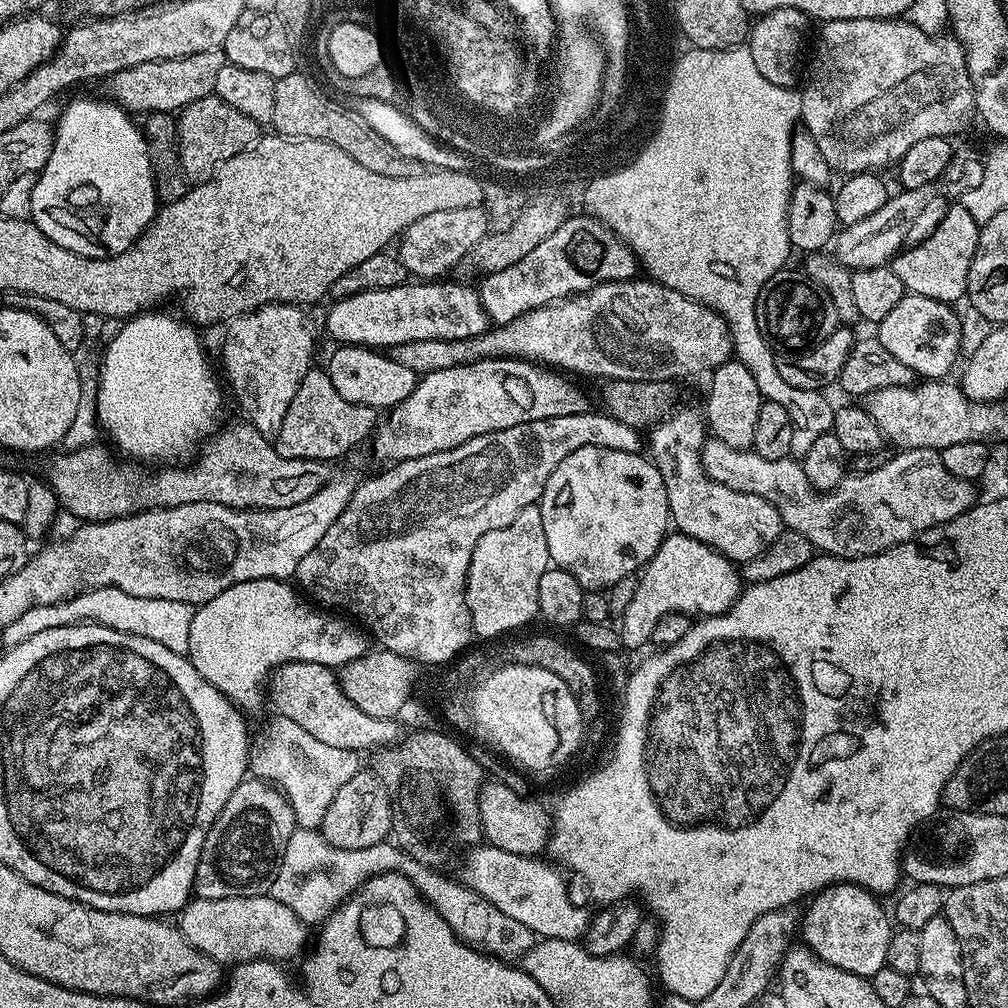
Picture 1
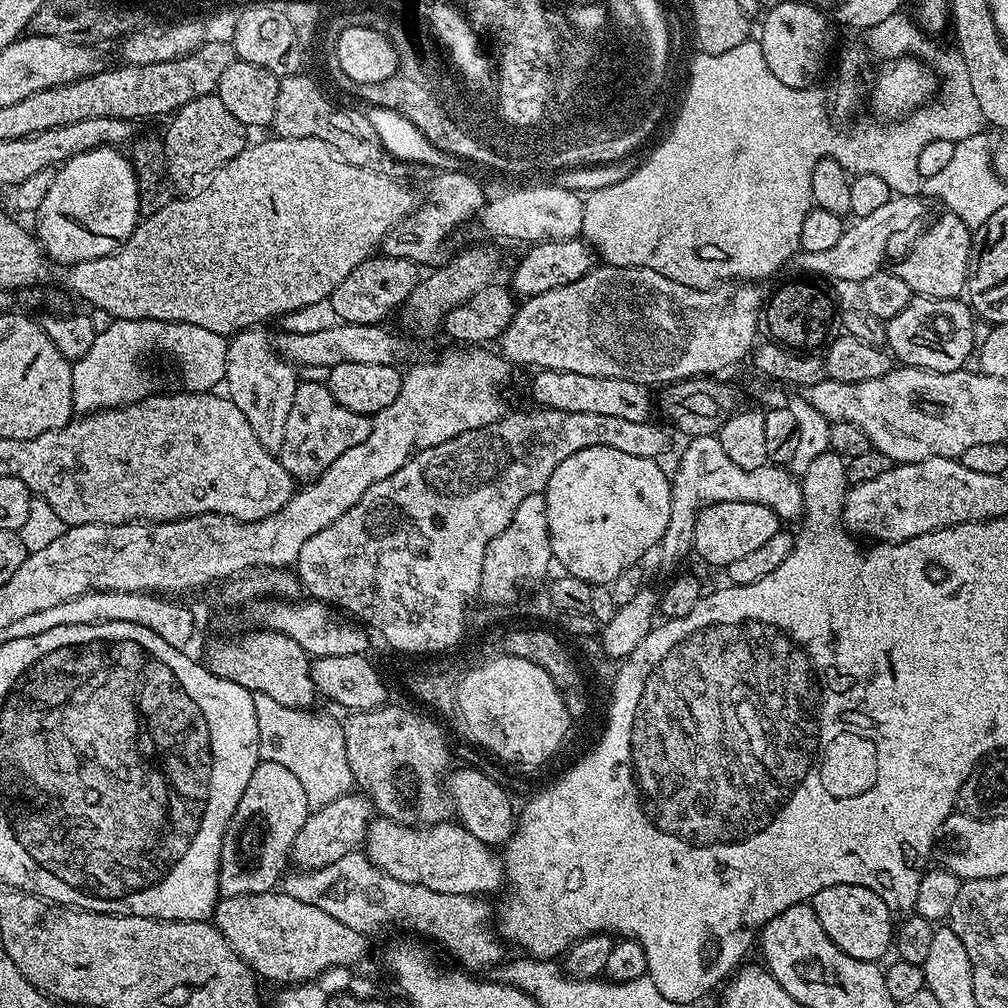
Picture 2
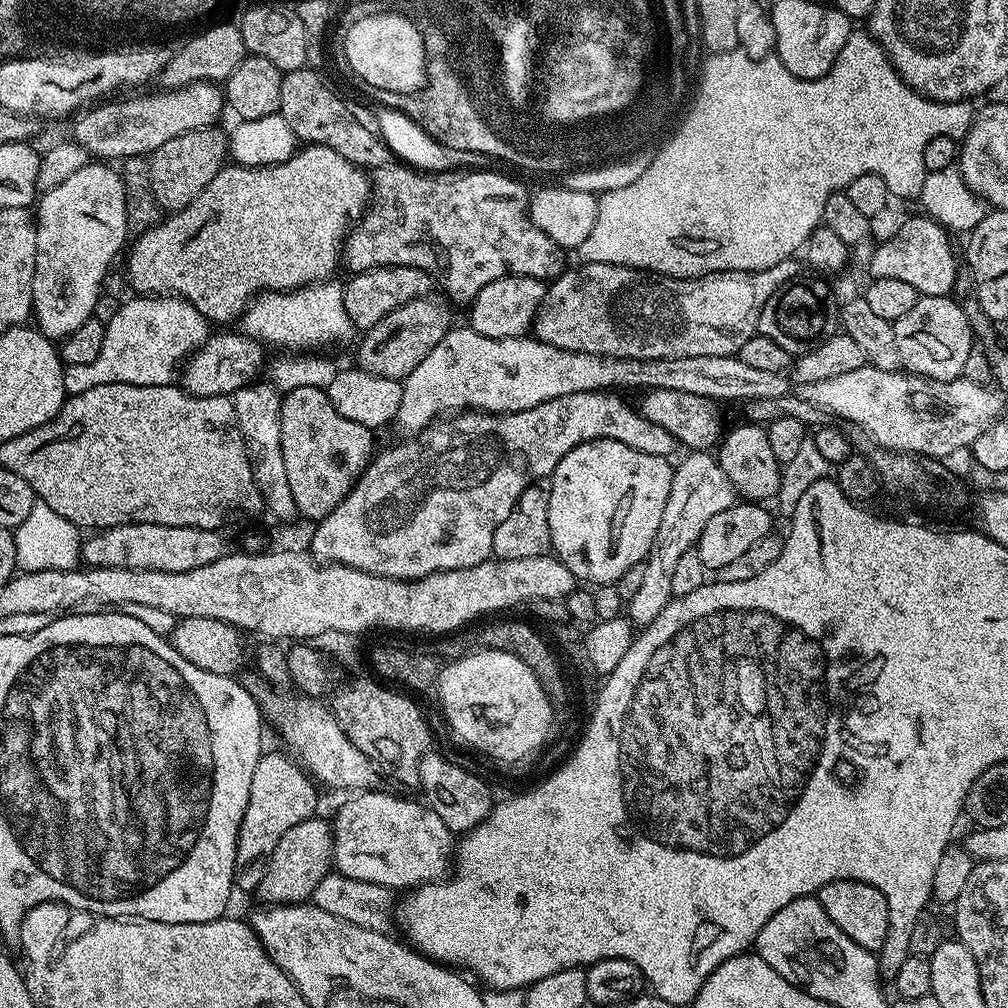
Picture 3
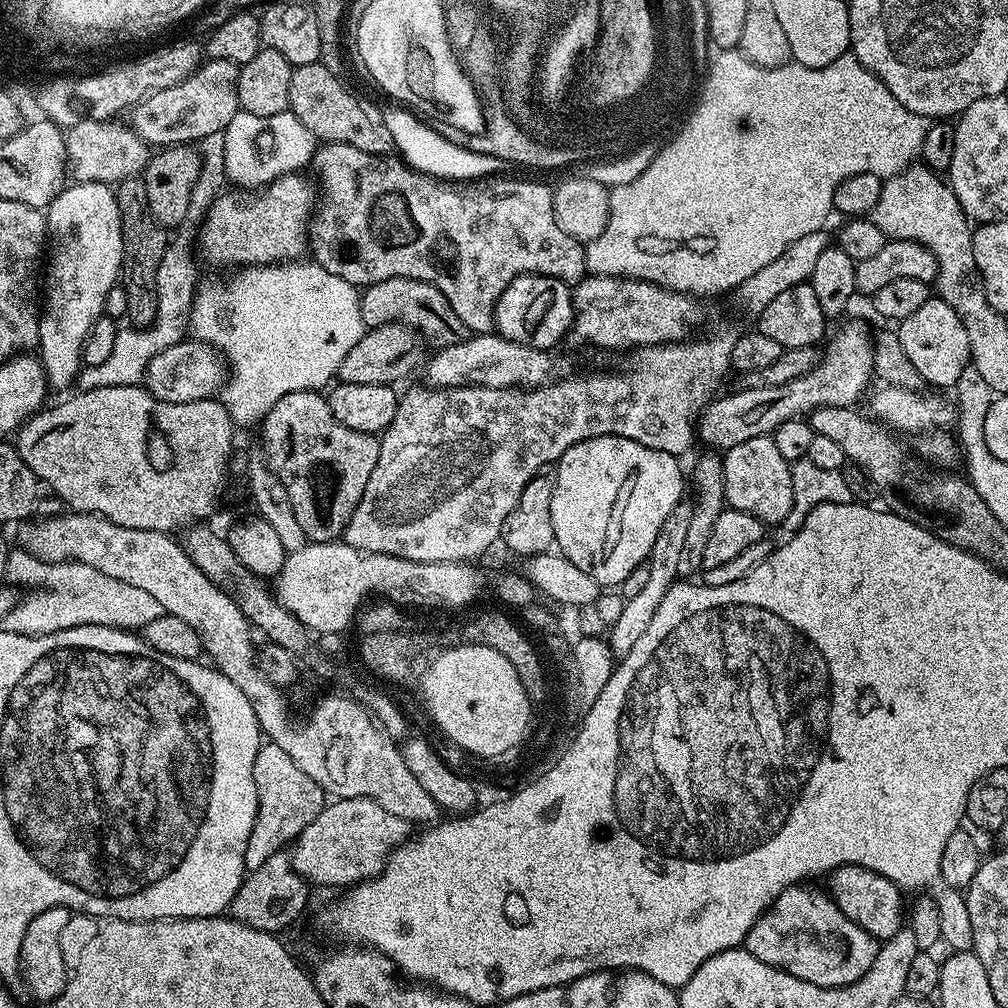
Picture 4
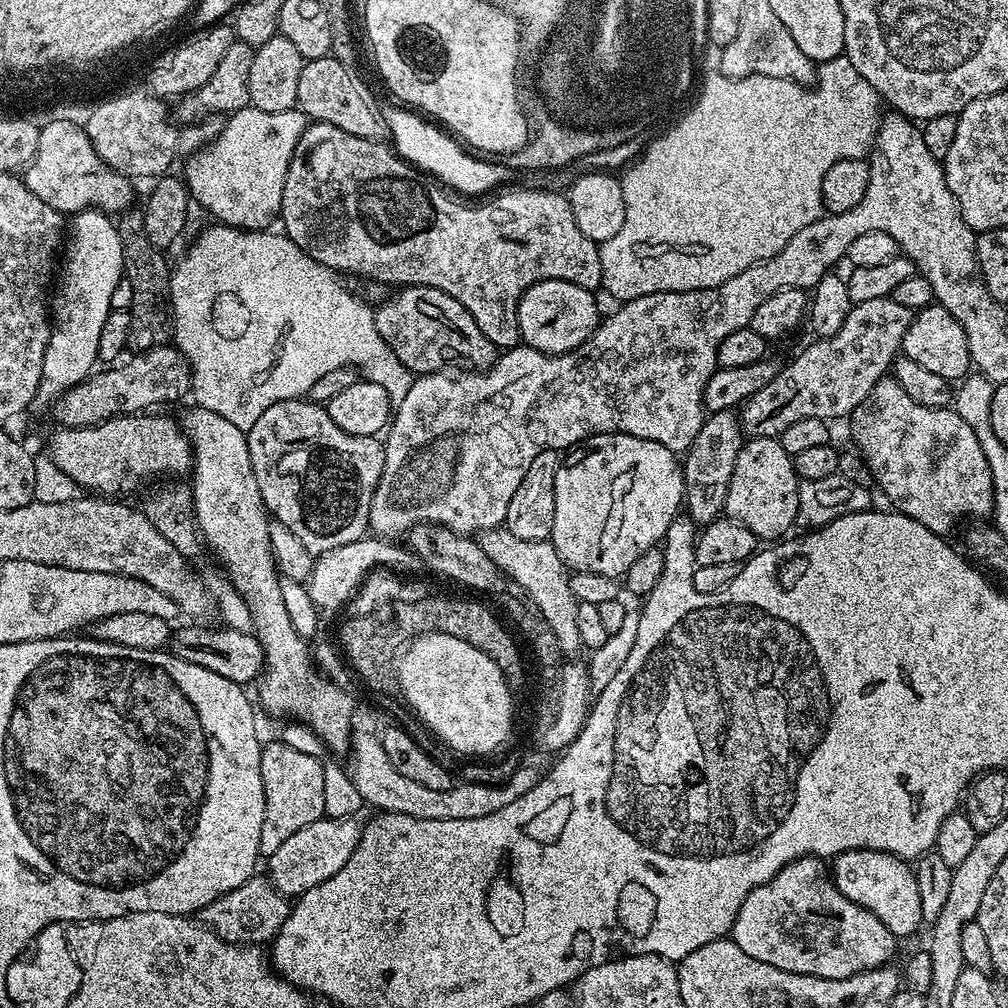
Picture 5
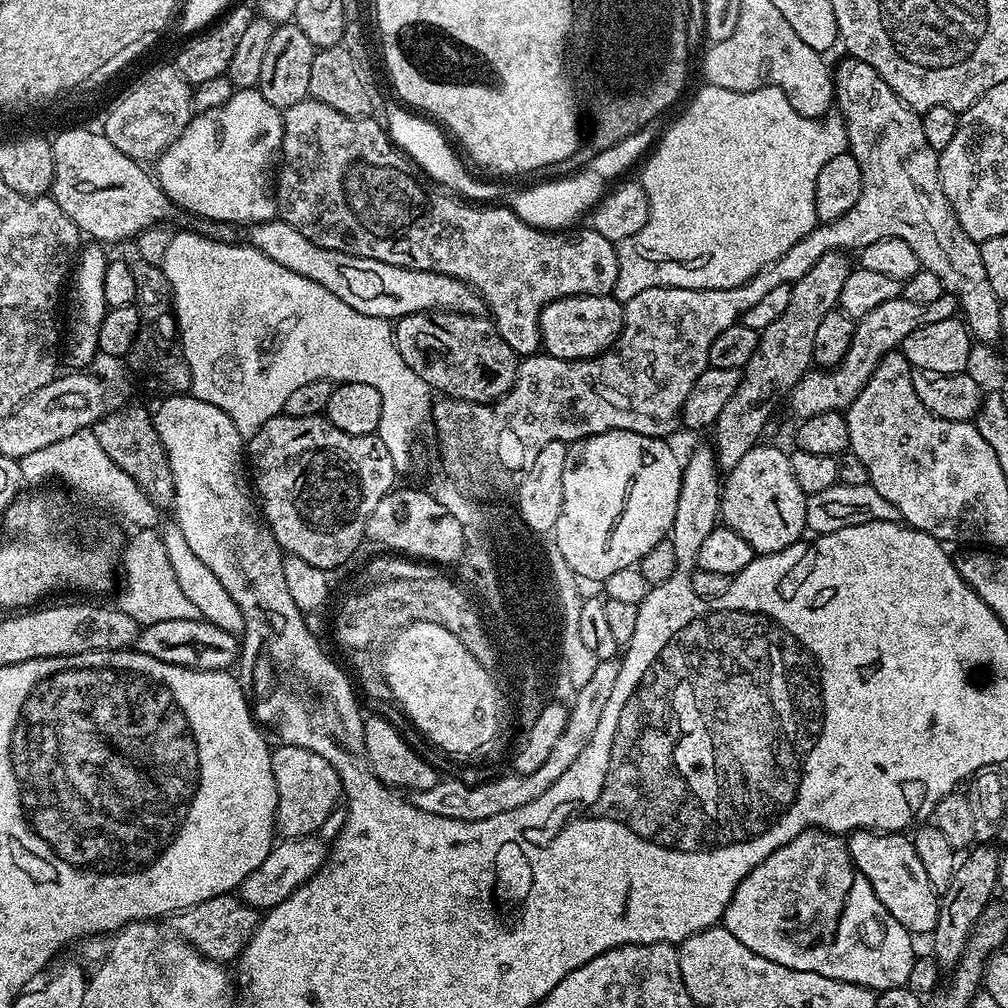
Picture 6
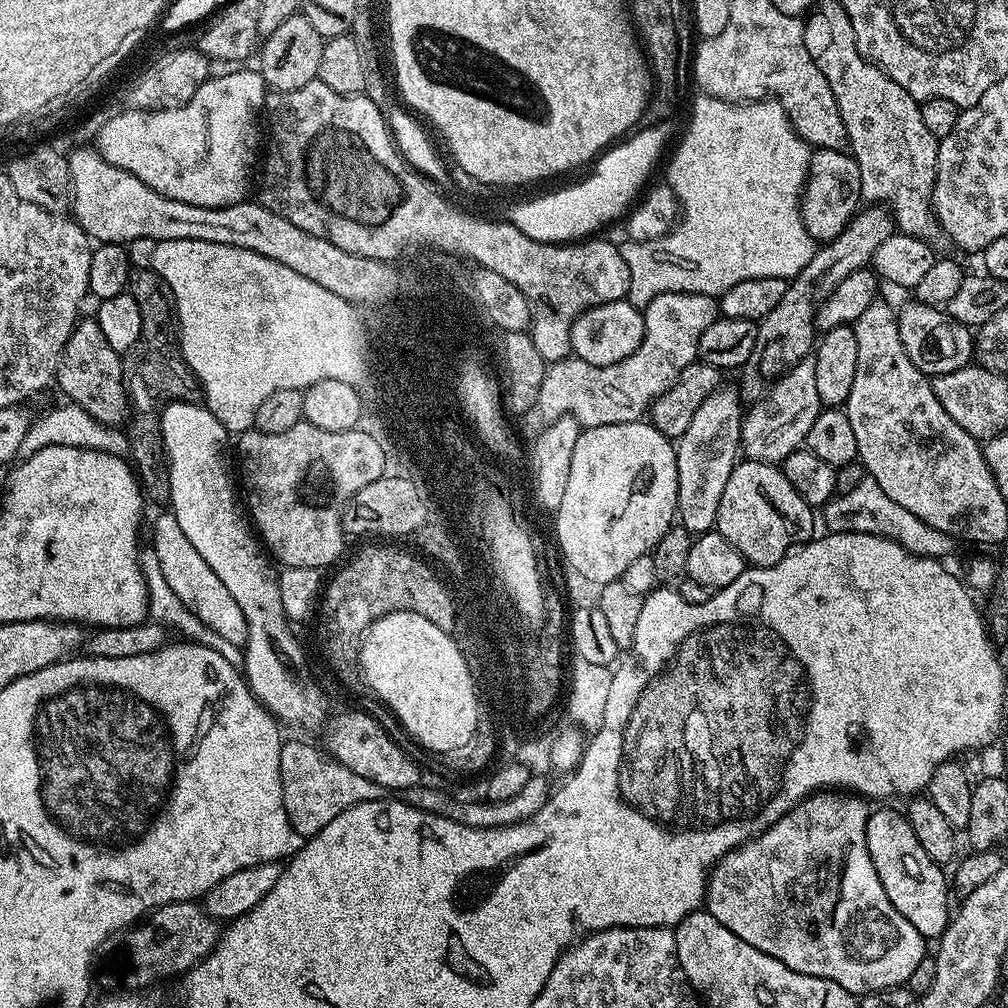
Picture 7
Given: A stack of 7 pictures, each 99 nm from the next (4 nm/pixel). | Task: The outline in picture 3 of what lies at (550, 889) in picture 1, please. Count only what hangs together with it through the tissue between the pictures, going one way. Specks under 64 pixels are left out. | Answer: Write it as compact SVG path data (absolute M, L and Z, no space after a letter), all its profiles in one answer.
M360 790L353 800L348 800L336 812L332 826L332 854L335 871L346 878L358 878L362 882L381 884L393 890L411 890L422 884L430 884L445 879L454 864L454 833L434 814L427 804L416 800L403 800L388 792Z

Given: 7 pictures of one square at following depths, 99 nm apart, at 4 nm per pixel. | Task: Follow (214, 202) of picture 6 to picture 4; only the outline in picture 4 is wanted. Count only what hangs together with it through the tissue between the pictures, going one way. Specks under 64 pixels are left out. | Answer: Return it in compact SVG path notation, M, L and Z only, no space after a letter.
M238 114L231 122L229 122L225 131L225 174L227 176L227 183L229 185L235 186L240 190L259 190L266 188L268 187L268 183L274 182L278 178L299 173L301 171L300 164L307 165L312 155L315 154L317 147L318 141L316 135L314 135L313 132L308 132L306 130L306 126L302 126L298 122L298 118L296 116L285 114L283 116L271 116L270 118L262 118L262 114L256 114L255 116Z

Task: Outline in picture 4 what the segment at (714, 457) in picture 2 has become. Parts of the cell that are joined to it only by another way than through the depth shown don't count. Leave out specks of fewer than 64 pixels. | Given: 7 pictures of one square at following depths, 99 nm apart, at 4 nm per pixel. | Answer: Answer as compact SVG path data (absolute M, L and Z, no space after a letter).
M681 502L662 522L662 530L658 530L658 538L654 538L654 546L650 550L647 558L647 564L650 566L650 575L640 593L625 599L622 606L622 614L618 622L614 622L607 629L606 639L608 647L612 649L612 655L616 658L622 658L630 654L630 650L642 638L642 634L650 627L650 622L654 618L654 610L658 610L658 602L666 598L666 590L670 590L672 585L678 580L678 561L682 545L686 539L686 530L690 530L690 514L692 513L692 504Z

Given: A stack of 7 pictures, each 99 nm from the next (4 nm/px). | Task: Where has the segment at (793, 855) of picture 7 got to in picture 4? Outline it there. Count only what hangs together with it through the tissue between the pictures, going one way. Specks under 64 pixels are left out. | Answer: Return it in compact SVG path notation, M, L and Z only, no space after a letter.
M808 882L795 884L778 894L772 907L748 932L748 952L786 974L794 974L794 978L802 978L813 989L841 988L858 982L874 962L878 941L862 926L850 922L827 891L819 892L812 886Z

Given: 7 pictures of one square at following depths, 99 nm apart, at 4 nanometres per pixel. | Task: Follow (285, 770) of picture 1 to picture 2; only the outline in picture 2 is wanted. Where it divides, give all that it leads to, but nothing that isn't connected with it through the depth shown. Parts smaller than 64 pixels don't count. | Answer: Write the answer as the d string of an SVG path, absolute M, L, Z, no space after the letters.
M253 693L252 696L261 760L278 762L286 770L293 771L298 776L298 782L302 783L307 804L313 811L347 795L354 781L346 759L345 732L341 719L317 710L291 709L266 694Z

